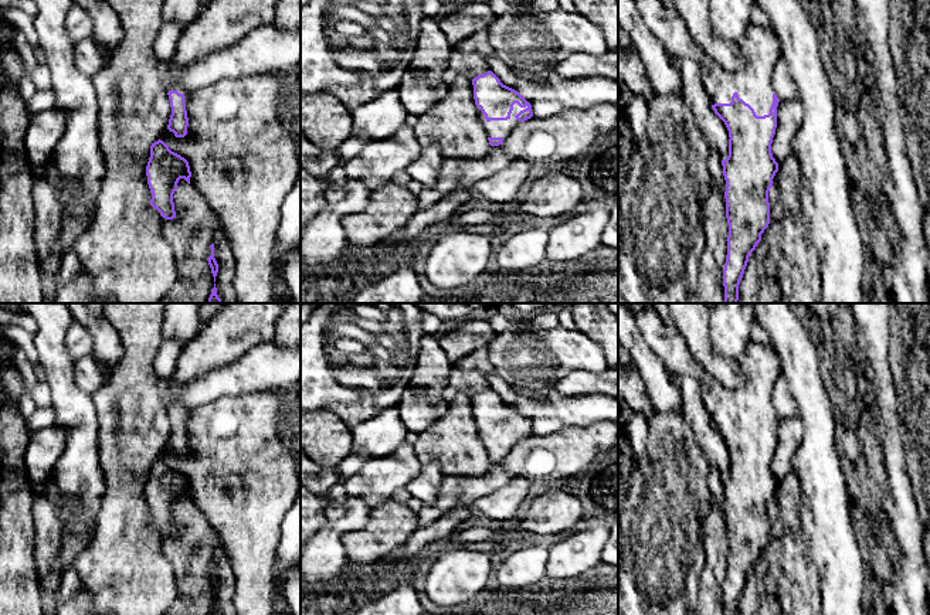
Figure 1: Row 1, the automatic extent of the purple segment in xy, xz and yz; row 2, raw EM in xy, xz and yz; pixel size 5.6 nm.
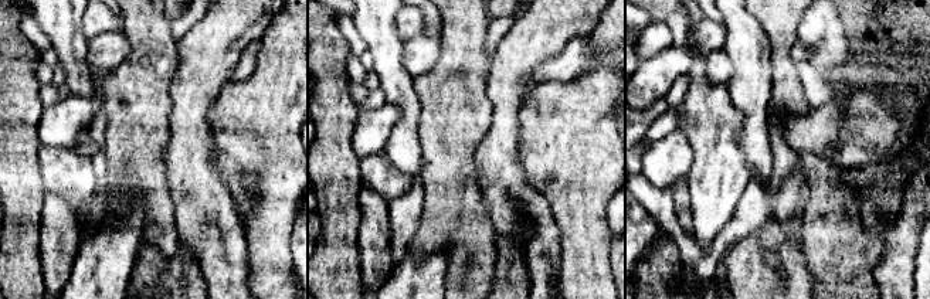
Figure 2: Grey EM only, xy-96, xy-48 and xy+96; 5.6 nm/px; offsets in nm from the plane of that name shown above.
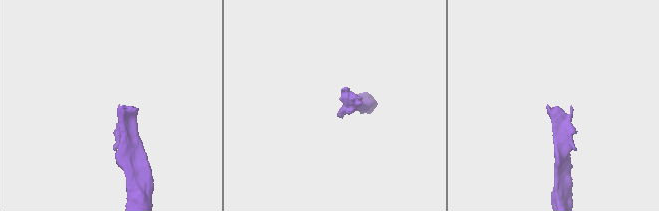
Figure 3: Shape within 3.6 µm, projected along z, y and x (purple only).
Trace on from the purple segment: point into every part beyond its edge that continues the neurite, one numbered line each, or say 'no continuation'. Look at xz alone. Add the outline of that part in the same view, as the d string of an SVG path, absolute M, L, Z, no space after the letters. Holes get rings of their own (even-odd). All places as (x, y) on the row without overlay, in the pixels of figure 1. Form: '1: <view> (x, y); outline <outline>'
1: xz (502, 447); outline M515 421L513 428L510 431L510 435L508 438L491 438L491 439L488 439L485 436L485 432L482 431L481 425L478 425L478 434L482 439L482 444L485 446L488 455L506 456L515 448L515 445L520 441L515 434L526 425L520 425L517 421Z

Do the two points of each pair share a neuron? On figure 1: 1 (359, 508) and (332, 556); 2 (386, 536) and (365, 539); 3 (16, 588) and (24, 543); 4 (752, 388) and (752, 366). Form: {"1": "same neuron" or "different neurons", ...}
{"1": "same neuron", "2": "same neuron", "3": "same neuron", "4": "same neuron"}

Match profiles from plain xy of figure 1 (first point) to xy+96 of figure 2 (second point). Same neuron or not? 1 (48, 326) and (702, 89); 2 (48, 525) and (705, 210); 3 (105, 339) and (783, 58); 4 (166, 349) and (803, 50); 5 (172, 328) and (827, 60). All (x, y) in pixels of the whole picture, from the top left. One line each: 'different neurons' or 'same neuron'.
1: same neuron
2: different neurons
3: different neurons
4: same neuron
5: same neuron

